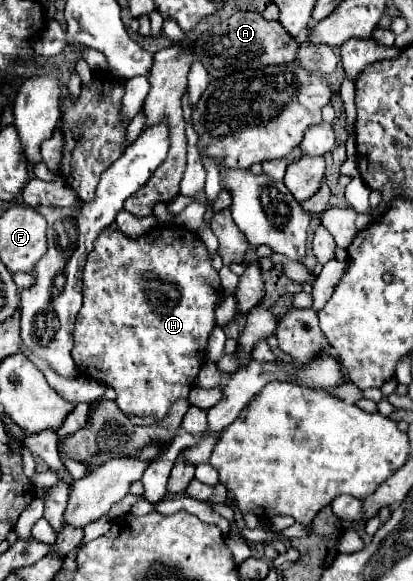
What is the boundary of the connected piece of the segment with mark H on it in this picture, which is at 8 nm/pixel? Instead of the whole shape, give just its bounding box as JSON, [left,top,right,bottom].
[71,226,223,420]

